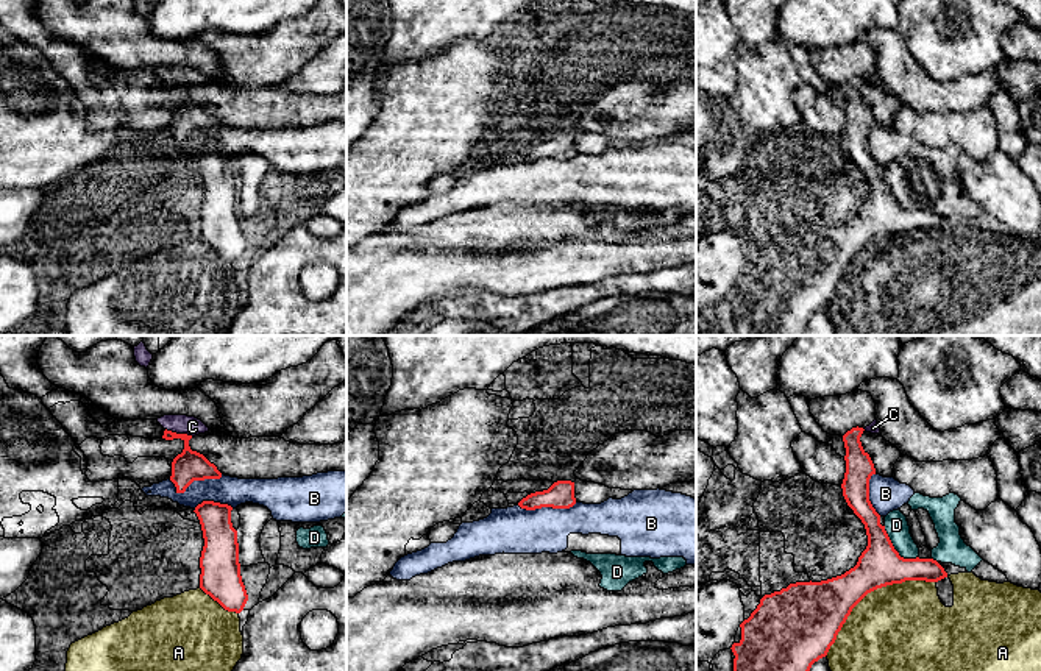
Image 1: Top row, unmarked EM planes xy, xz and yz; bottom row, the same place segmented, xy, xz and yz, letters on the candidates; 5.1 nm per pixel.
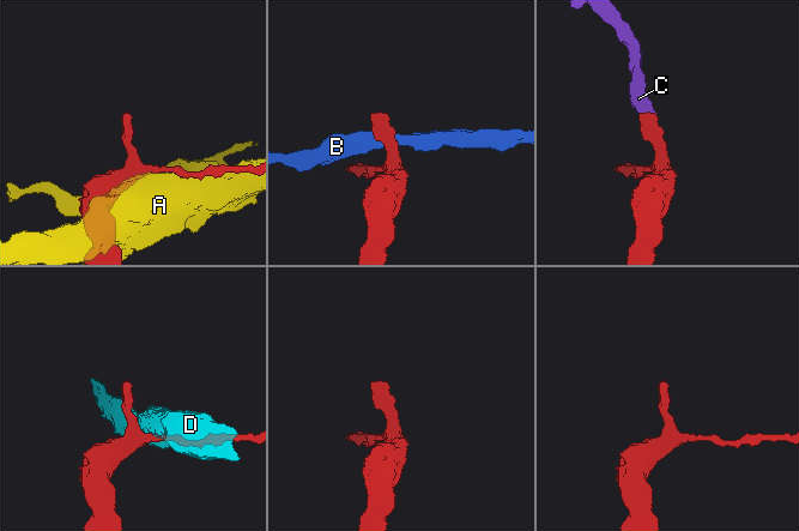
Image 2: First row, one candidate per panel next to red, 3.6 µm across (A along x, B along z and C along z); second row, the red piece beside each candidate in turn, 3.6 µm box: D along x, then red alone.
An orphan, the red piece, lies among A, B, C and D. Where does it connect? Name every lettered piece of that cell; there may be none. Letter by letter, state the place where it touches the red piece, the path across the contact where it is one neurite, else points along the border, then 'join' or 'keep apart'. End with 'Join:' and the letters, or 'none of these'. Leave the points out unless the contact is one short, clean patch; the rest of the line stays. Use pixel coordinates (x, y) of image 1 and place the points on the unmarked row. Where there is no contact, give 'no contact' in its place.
A: contact yz (870, 242); keep apart
B: contact xy (194, 130); border xy (222, 125), (195, 130), (183, 142), (169, 130); keep apart
C: contact xy (180, 85); way xy (189, 116), (186, 91), (180, 85), (188, 77), (192, 77); join
D: contact yz (895, 200); keep apart
Join: C

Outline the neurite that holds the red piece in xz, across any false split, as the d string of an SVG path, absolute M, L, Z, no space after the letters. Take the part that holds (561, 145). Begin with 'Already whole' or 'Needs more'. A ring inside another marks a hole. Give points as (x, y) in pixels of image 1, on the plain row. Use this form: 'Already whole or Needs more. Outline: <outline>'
Already whole. Outline: M557 131L548 140L531 144L518 153L526 161L542 158L570 159L574 154L574 133L571 131Z

